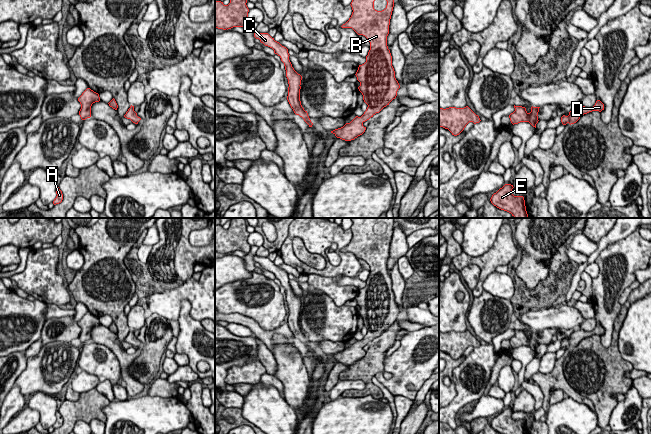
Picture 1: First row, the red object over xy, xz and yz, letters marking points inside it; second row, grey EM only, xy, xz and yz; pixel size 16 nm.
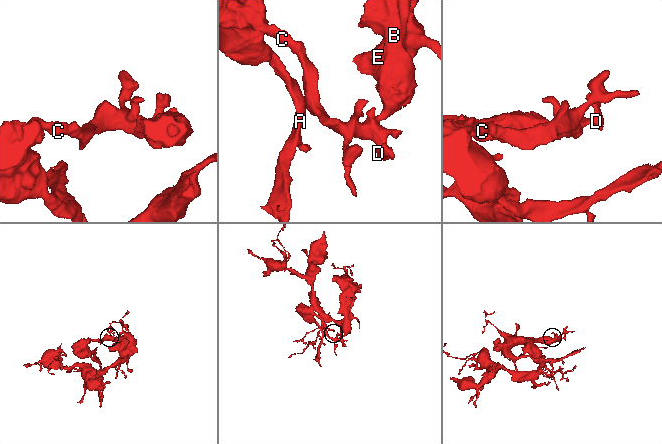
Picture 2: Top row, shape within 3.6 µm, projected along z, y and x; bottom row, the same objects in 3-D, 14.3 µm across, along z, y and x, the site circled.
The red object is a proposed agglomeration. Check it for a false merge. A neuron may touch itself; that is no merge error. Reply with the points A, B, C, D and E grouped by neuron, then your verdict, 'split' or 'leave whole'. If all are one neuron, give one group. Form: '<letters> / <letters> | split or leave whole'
A B C D E | leave whole

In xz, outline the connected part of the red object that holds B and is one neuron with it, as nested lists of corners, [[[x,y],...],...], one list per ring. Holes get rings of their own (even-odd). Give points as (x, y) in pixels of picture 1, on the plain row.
[[[351,218],[351,220],[352,226],[350,229],[353,236],[349,244],[341,251],[352,252],[358,259],[365,260],[370,266],[370,274],[366,280],[366,286],[359,289],[355,298],[360,306],[358,313],[362,317],[363,324],[368,331],[361,341],[356,340],[350,347],[346,347],[343,351],[331,355],[337,362],[345,365],[354,364],[362,359],[366,354],[363,347],[389,329],[396,322],[397,315],[400,312],[395,302],[392,280],[387,270],[390,243],[394,231],[394,218]],[[379,222],[387,225],[386,232],[382,235],[374,233],[374,225]]]

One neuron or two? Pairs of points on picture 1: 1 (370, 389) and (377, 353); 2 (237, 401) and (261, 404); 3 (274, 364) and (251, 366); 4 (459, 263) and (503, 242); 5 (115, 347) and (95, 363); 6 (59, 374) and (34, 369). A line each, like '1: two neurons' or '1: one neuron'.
1: one neuron
2: two neurons
3: two neurons
4: one neuron
5: two neurons
6: one neuron

